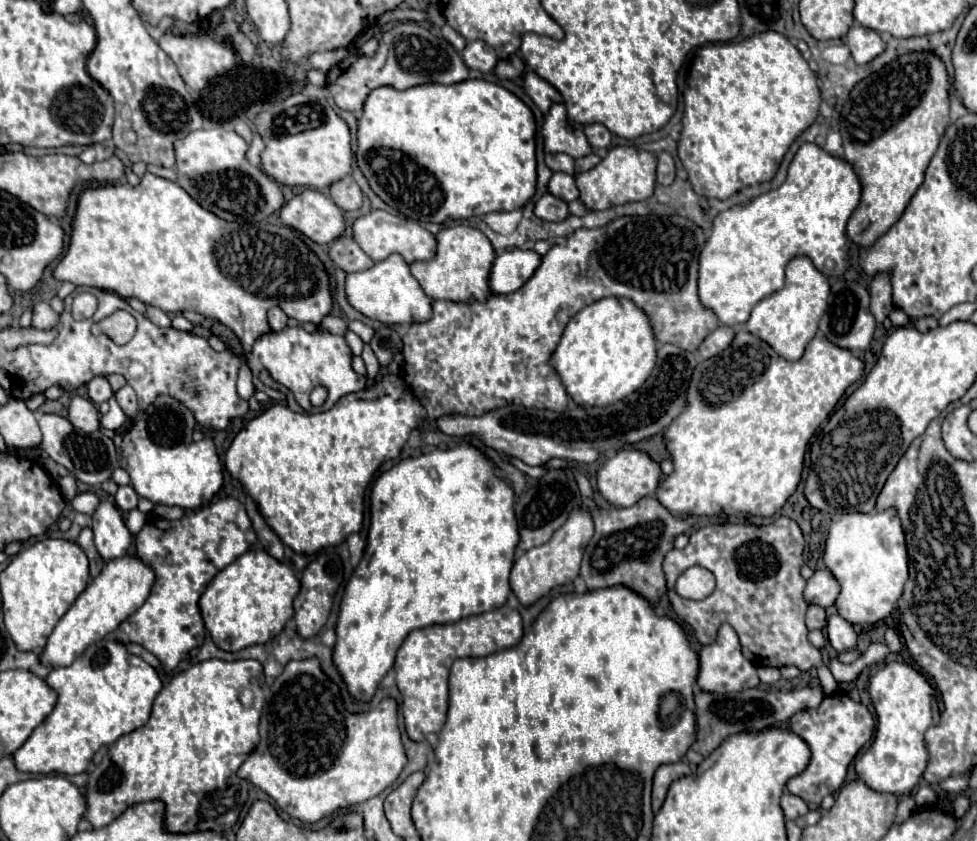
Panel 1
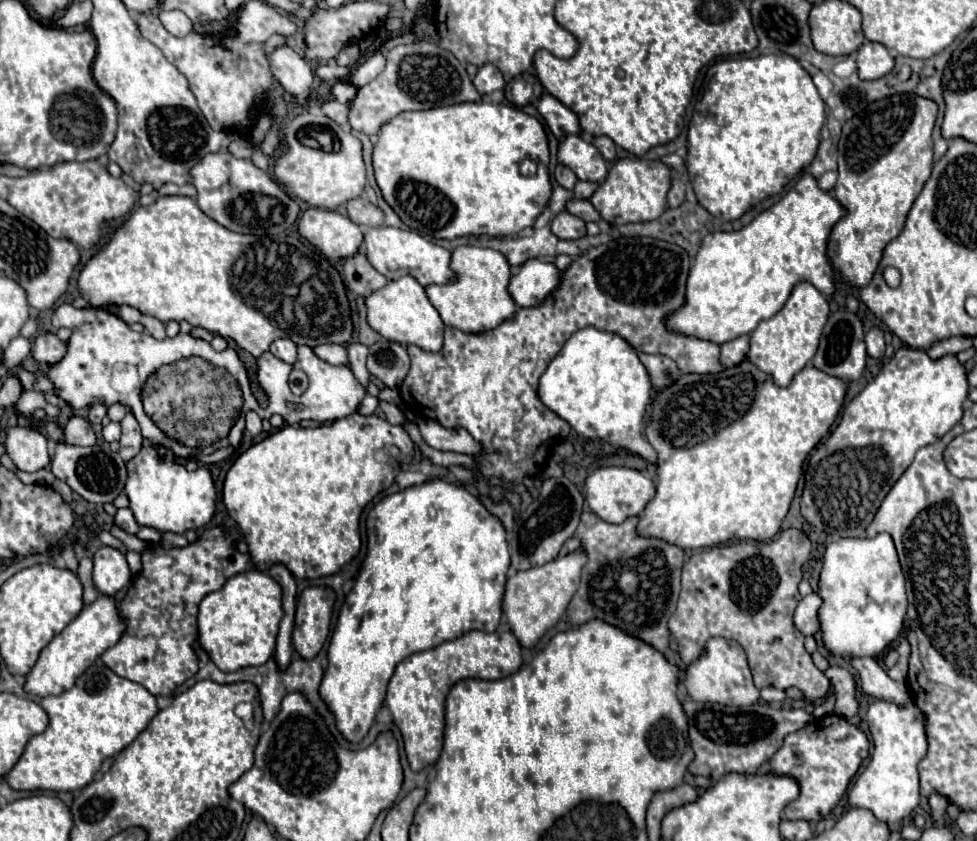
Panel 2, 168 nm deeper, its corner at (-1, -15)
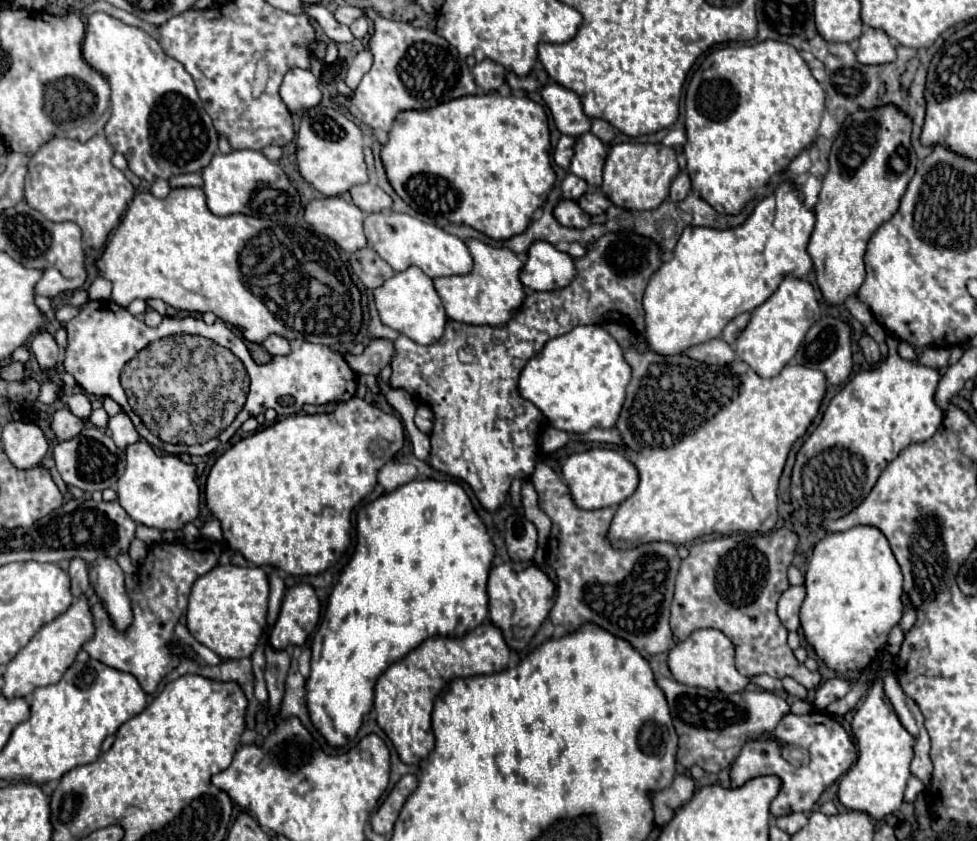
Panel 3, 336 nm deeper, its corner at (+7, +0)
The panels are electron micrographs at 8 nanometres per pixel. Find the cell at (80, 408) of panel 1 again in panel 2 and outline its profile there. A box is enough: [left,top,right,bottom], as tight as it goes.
[65,416,95,446]

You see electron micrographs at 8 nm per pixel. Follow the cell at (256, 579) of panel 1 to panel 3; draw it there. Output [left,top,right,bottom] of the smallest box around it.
[187,565,269,659]

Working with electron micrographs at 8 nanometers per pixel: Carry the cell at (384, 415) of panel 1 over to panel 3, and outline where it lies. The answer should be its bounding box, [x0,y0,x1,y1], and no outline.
[205,397,405,575]

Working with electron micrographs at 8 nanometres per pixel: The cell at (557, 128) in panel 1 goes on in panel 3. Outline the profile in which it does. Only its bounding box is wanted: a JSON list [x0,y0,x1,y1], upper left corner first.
[569,133,607,187]

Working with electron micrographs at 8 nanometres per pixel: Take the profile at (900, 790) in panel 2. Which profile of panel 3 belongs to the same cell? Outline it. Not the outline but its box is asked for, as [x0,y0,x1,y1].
[837,681,915,819]

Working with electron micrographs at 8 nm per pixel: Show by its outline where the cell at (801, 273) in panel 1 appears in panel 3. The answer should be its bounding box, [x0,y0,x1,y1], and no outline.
[735,277,821,377]

